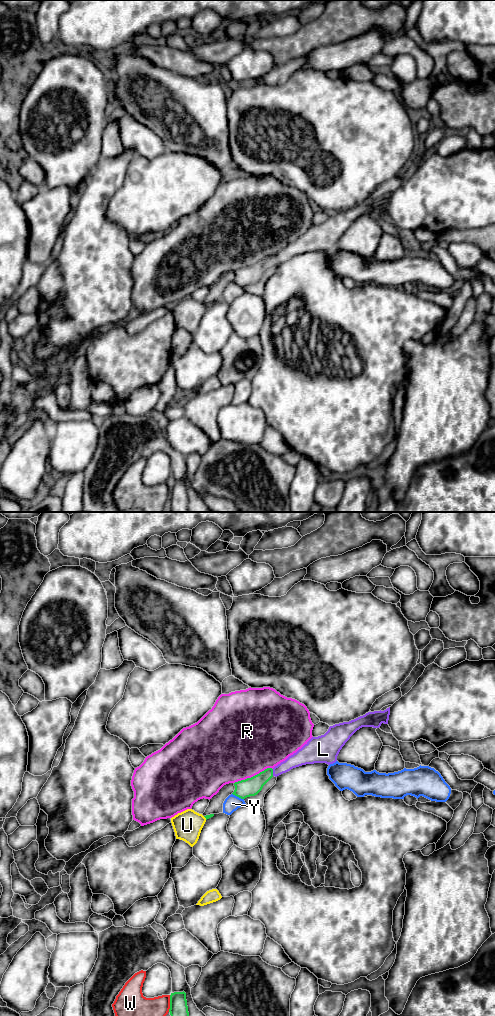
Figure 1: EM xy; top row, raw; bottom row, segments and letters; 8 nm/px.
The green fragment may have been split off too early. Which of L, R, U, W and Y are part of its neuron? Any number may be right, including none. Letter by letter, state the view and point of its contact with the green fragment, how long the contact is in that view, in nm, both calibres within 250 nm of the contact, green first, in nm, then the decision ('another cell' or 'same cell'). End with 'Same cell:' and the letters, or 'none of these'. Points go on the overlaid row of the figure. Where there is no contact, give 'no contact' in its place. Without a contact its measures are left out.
L: xy (272, 772) | 60 nm | 150/120 nm | same cell
R: xy (253, 776) | 340 nm | 150/500 nm | another cell
U: xy (205, 817) | 40 nm | 30/240 nm | another cell
W: xy (170, 1003) | 140 nm | 140/160 nm | another cell
Y: xy (238, 796) | 110 nm | 150/120 nm | another cell
Same cell: L

